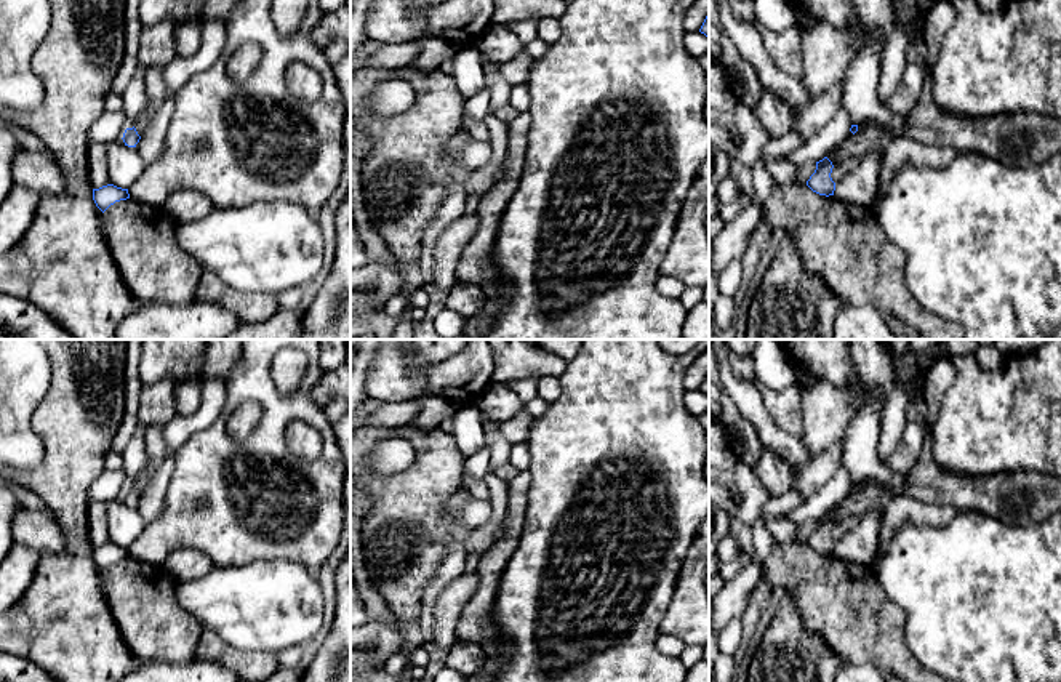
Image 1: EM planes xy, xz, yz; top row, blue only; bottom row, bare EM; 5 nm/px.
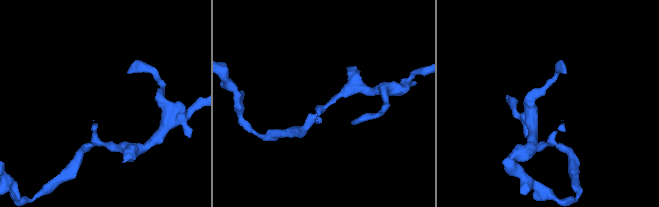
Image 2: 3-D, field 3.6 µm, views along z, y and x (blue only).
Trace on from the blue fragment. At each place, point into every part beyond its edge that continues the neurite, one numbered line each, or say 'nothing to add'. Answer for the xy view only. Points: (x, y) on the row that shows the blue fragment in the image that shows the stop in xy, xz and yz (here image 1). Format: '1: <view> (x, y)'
1: xy (135, 98)

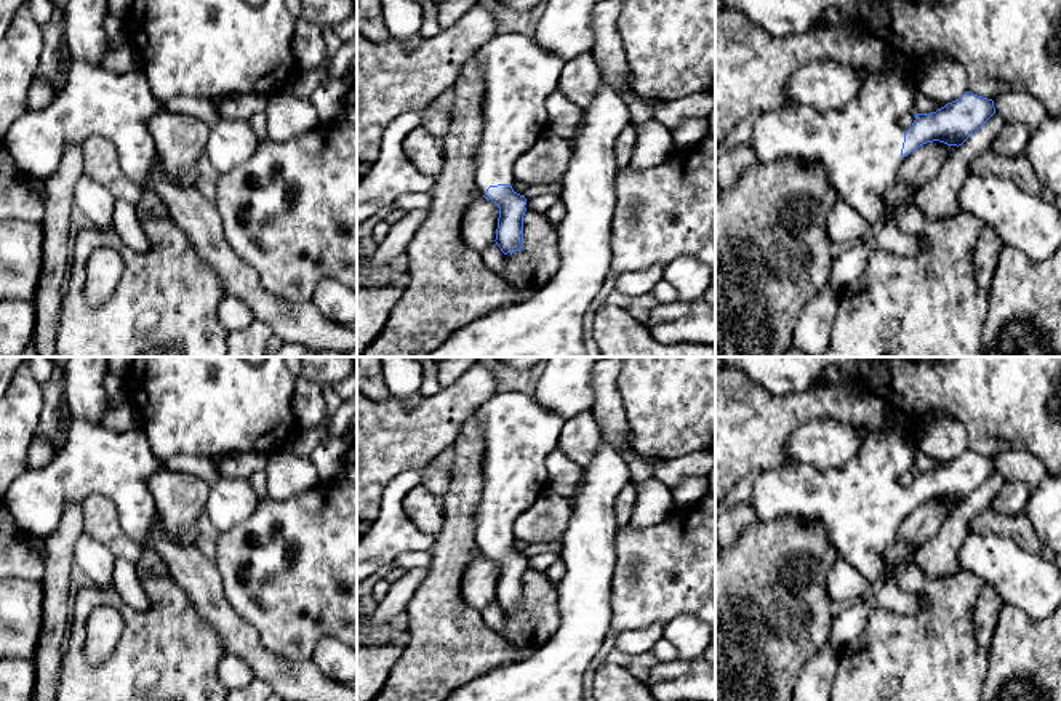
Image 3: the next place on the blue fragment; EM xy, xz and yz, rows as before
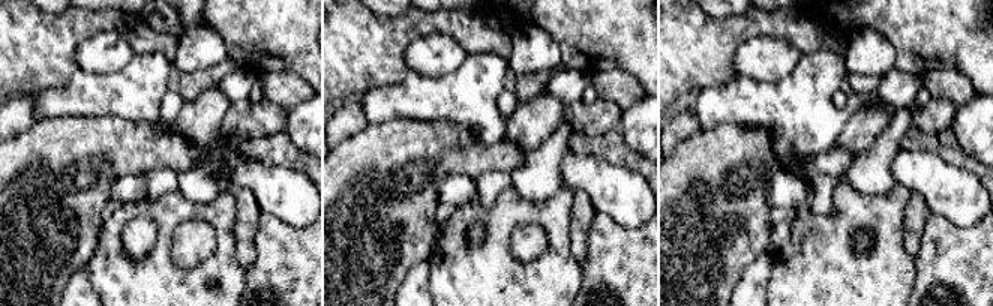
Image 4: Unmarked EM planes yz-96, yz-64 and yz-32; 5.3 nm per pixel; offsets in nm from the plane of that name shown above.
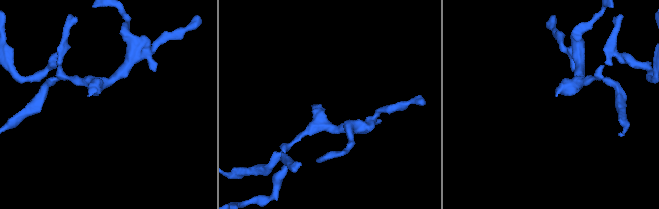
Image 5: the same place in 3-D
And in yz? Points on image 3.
1: yz (860, 144)

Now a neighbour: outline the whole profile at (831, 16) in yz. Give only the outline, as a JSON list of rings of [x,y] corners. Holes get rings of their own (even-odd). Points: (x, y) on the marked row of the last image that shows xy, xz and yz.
[[[827,10],[821,16],[829,26],[853,24],[855,19],[851,14],[840,10]]]

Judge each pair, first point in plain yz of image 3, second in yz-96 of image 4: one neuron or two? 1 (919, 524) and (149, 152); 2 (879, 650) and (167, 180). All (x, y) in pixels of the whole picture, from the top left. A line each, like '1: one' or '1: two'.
1: two
2: two

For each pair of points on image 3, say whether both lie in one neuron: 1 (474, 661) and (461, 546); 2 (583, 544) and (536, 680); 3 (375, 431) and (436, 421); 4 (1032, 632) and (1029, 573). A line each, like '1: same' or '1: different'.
1: same
2: same
3: same
4: different

